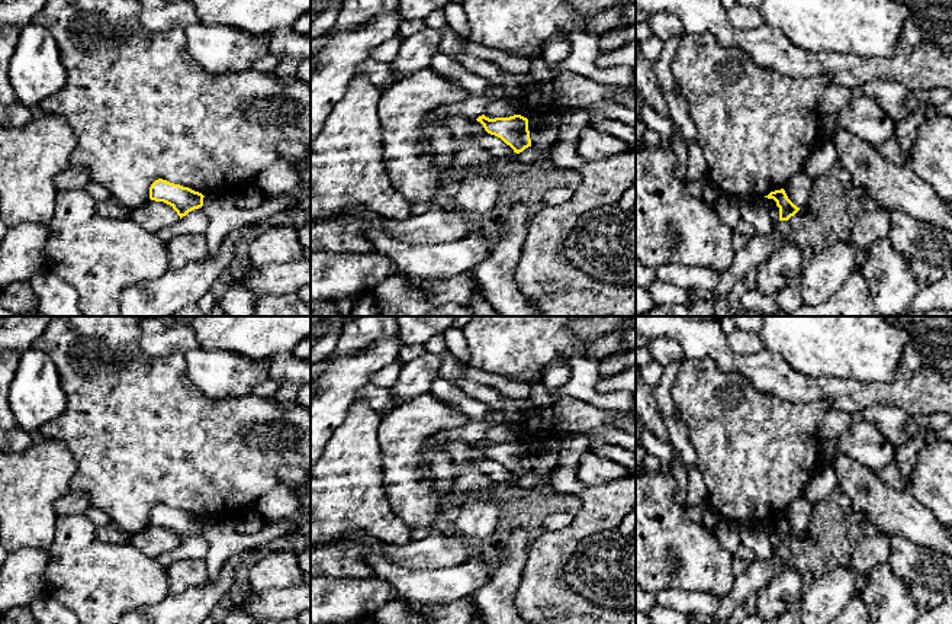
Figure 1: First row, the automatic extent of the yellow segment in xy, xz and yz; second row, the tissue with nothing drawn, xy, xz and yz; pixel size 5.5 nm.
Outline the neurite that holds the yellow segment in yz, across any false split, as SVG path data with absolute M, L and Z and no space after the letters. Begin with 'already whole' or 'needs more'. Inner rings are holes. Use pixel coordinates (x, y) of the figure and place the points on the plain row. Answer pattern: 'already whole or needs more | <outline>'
already whole | M775 515L771 517L768 524L774 524L776 527L776 531L779 533L779 546L788 546L791 541L794 541L800 533L797 533L787 521L785 515Z

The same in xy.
already whole | M158 504L149 512L149 524L170 530L180 544L203 531L203 520L189 512Z

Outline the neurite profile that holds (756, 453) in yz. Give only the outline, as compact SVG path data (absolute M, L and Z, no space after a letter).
M684 358L670 396L697 451L708 504L721 518L762 524L804 496L820 466L818 424L832 409L829 401L797 403L760 393L746 376L726 373L711 358Z

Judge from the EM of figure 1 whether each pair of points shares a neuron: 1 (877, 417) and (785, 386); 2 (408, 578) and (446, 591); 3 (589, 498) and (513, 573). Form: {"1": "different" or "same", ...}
{"1": "different", "2": "same", "3": "different"}

